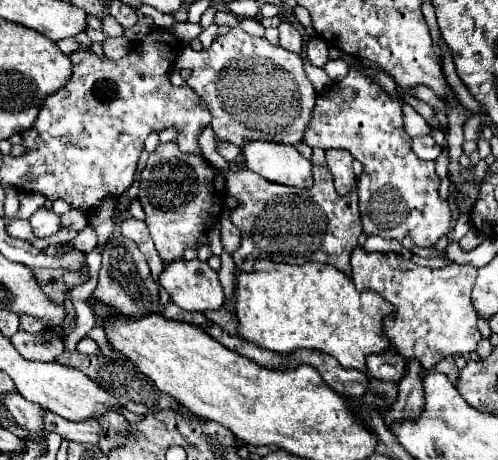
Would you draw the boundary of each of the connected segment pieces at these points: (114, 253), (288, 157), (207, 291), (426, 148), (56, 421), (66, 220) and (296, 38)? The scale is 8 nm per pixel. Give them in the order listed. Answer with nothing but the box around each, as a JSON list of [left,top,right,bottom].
[[94,232,160,318],[242,142,312,188],[160,260,224,312],[412,136,442,160],[46,412,102,444],[60,209,87,233],[278,18,304,54]]

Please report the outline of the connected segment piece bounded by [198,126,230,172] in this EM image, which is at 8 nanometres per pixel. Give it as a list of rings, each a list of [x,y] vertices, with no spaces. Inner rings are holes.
[[[206,126],[206,128],[200,132],[200,136],[198,136],[198,148],[200,148],[202,156],[204,156],[216,170],[226,172],[230,164],[228,164],[228,160],[224,160],[224,158],[218,154],[216,146],[218,146],[218,140],[214,138],[214,130],[212,130],[210,126]]]

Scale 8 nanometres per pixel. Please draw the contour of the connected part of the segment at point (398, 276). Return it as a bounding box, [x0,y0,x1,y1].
[352,248,482,370]

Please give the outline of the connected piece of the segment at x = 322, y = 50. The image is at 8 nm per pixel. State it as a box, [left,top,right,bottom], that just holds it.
[306,36,328,68]

